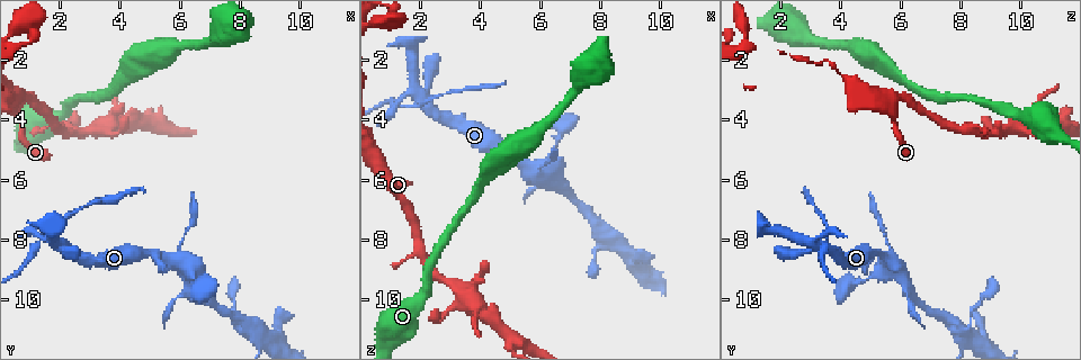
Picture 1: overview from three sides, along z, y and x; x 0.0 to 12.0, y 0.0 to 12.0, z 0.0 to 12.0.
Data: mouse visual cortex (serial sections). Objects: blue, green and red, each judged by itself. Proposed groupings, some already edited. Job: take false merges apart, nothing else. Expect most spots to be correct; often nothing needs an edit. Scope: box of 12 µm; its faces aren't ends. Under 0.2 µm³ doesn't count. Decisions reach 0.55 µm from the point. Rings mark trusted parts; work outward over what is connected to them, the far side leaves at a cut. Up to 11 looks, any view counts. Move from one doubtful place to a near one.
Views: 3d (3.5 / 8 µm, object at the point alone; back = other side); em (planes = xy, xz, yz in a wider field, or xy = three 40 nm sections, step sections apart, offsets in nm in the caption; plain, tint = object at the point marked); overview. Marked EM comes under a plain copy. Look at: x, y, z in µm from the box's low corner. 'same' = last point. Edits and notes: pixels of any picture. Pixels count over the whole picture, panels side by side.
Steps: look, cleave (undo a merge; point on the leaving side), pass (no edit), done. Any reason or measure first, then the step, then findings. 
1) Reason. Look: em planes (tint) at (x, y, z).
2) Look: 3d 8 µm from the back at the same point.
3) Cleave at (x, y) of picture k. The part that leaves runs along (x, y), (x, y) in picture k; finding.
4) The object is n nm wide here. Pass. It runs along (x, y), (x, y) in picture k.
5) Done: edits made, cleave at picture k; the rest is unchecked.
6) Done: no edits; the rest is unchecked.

Thin neck. Look: 3d 8 µm at (5.9, 8.7, 5.7).

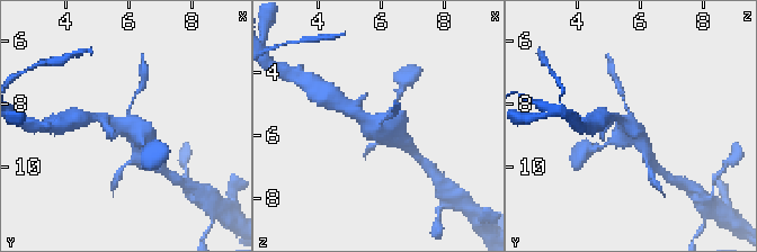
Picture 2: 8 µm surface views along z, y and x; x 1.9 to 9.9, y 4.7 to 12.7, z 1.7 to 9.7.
Look: 3d 3.5 µm at (6.0, 8.7, 5.7).

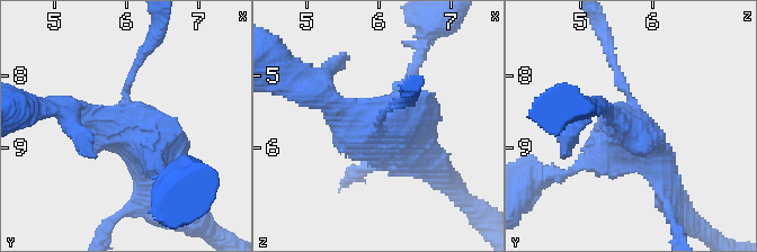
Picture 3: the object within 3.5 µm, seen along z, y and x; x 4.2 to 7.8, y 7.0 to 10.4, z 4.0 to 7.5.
Look: em planes (tint) at (5.95, 8.75, 5.70).

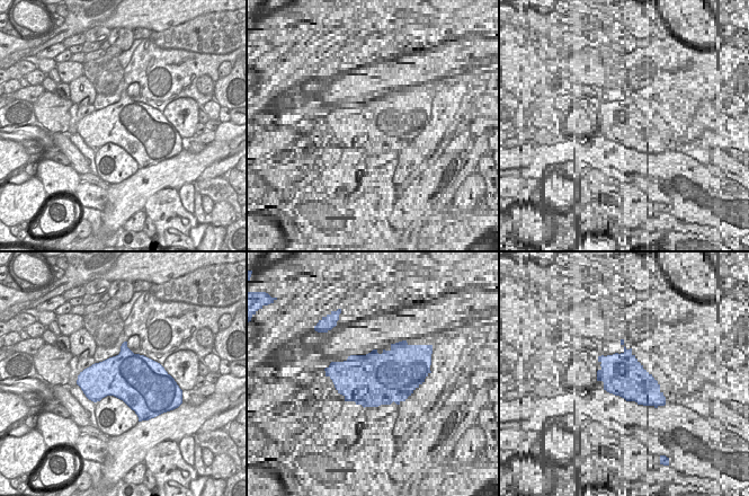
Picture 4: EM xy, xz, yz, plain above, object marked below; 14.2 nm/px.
Pass. It runs along (76, 113), (127, 126), (176, 196) in picture 3; all the same cell.

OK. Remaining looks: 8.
Calibre changes. Look: 3d 3.5 µm at (4.4, 2.4, 5.7).

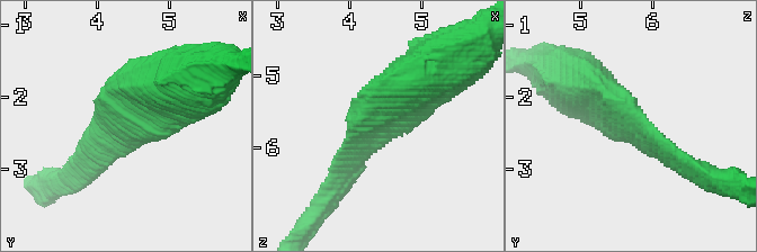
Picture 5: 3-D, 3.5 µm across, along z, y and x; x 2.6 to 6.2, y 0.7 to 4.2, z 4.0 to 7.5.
Look: em xy step 5 (tint) at (4.45, 2.35, 5.65).

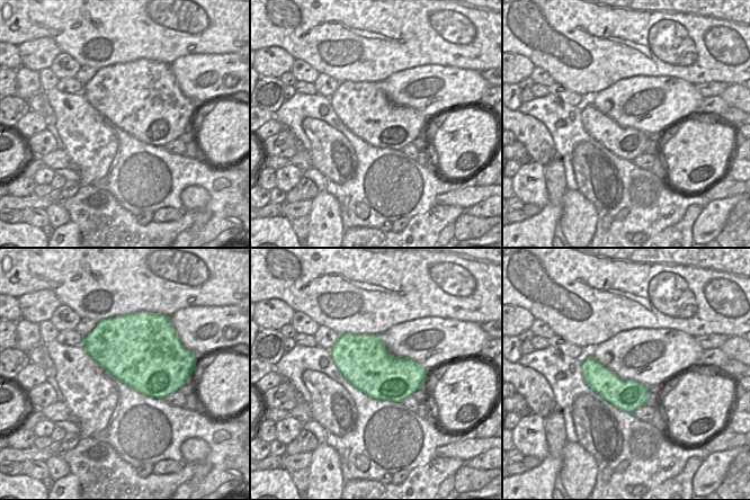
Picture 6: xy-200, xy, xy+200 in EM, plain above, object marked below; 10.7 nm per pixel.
Pass. It runs along (343, 171), (426, 73) in picture 5; one cell here.

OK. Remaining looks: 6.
Look: 3d 3.5 µm at (1.8, 8.1, 3.1).

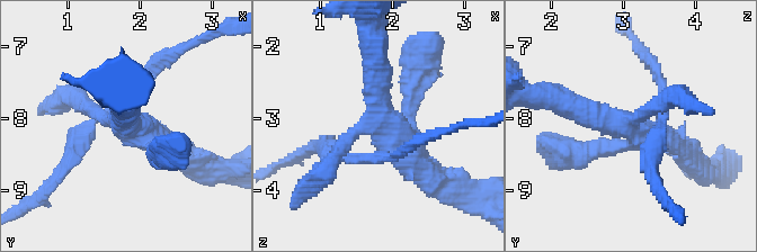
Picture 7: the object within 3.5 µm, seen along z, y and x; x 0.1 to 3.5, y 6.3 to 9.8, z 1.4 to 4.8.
Look: em xy step 5 (tint) at (1.80, 8.05, 3.10).

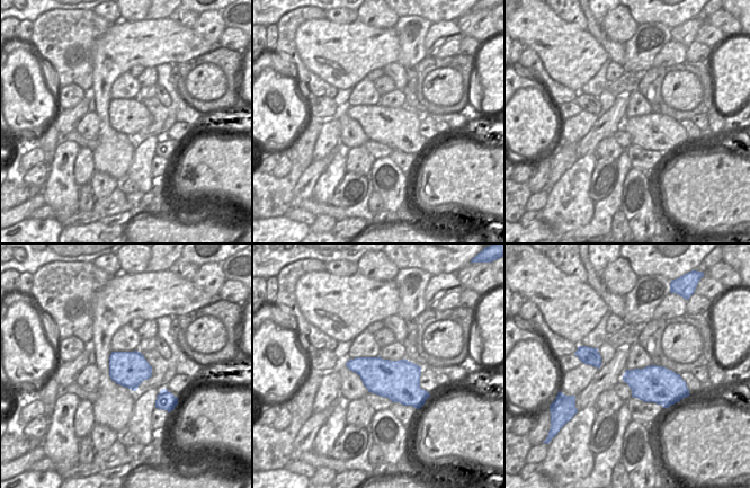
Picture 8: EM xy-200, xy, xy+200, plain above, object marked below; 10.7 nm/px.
Cleave at (659, 79) of picture 7. The part that leaves runs along (389, 154), (441, 132) in picture 7; two cells meet here.

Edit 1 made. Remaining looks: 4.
See it whole again. Look: overview.

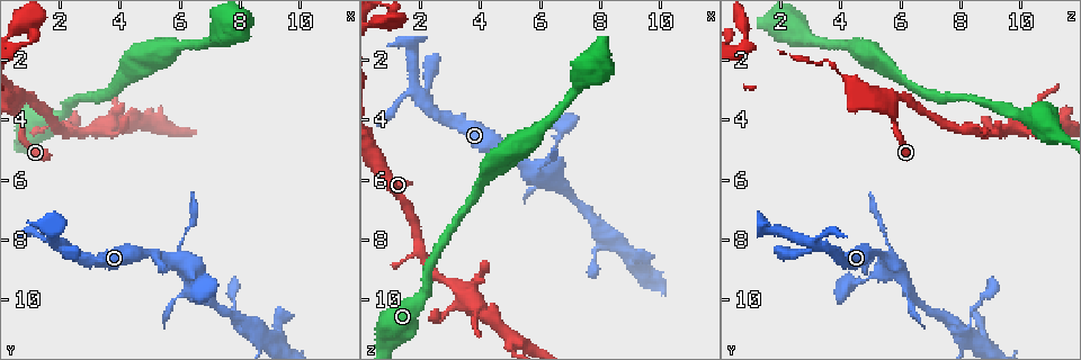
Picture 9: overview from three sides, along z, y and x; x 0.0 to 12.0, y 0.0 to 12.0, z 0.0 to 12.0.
Look: 3d 3.5 µm at (8.5, 11.1, 8.0).

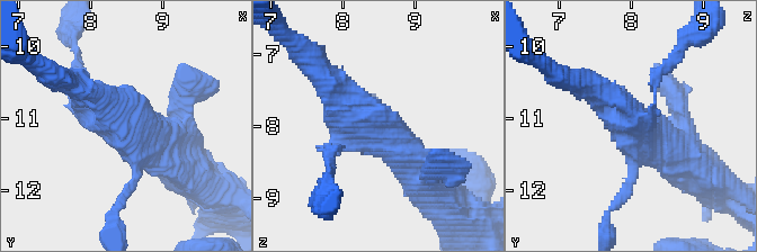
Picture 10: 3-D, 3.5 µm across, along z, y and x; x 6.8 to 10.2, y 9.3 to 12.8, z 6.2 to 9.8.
Look: em xy step 1 (tint) at (8.50, 11.10, 8.05).

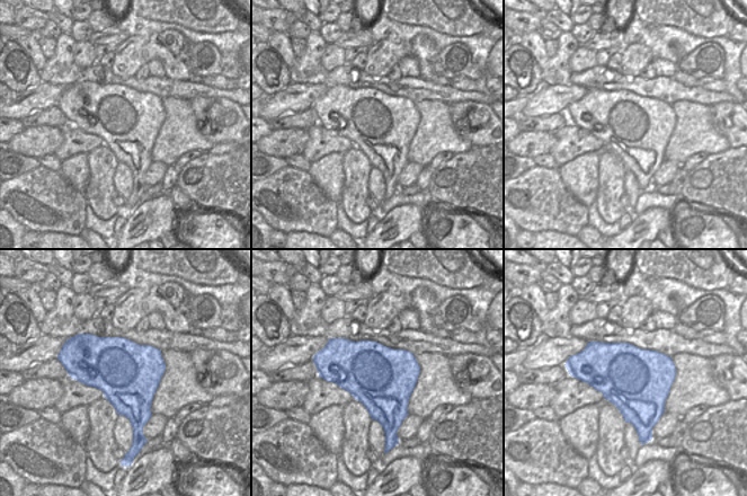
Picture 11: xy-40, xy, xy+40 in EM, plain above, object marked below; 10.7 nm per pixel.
Pass. It runs along (348, 96), (435, 190) in picture 10; one cell here.

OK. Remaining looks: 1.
Done: edits made, cleave at picture 7; the rest is unchecked.

